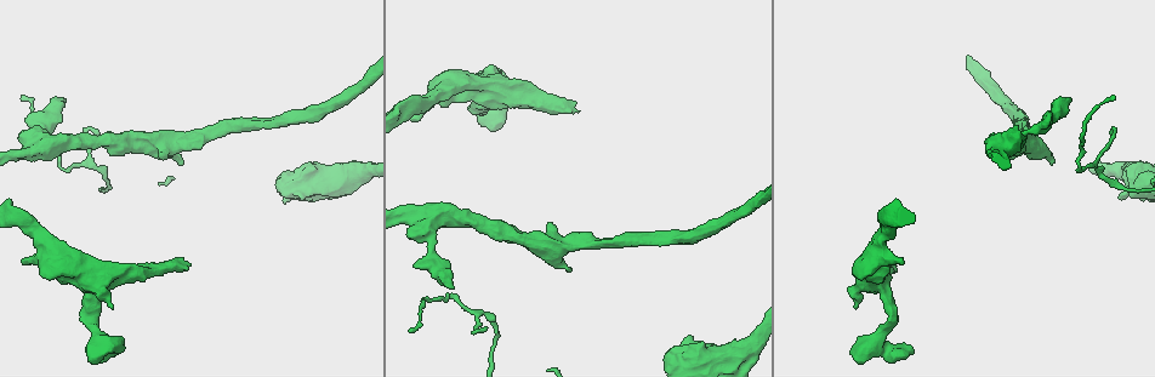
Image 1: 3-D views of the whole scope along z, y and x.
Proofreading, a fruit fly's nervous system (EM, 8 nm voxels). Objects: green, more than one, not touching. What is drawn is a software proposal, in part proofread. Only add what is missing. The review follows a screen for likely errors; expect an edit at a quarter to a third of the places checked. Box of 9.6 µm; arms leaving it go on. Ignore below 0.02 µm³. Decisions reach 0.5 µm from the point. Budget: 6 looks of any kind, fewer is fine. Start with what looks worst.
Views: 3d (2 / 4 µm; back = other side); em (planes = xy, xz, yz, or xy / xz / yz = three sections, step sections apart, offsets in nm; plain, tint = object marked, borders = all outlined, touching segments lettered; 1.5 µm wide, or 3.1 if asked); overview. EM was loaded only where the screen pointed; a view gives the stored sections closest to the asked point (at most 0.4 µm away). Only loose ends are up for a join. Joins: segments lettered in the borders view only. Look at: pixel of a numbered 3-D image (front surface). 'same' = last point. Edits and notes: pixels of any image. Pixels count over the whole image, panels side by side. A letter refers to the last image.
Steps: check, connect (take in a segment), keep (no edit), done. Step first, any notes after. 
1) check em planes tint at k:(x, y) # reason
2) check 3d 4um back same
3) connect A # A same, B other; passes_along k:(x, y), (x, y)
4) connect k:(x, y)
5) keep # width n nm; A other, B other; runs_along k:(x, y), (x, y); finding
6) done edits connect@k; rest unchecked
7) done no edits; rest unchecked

check em planes tint at 1:(578, 113) # branch stops here

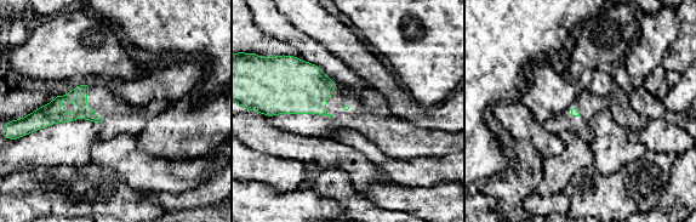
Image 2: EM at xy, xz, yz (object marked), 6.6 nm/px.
check em planes borders same # what lies round it

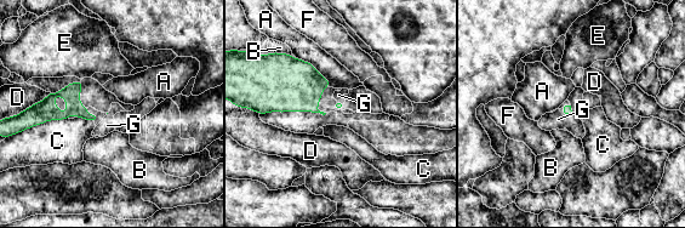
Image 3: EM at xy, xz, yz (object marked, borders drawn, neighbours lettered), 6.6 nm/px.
connect G # A other, B other, C other, D other, E other, F other, G same; the neuron continues

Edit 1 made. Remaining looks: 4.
check overview

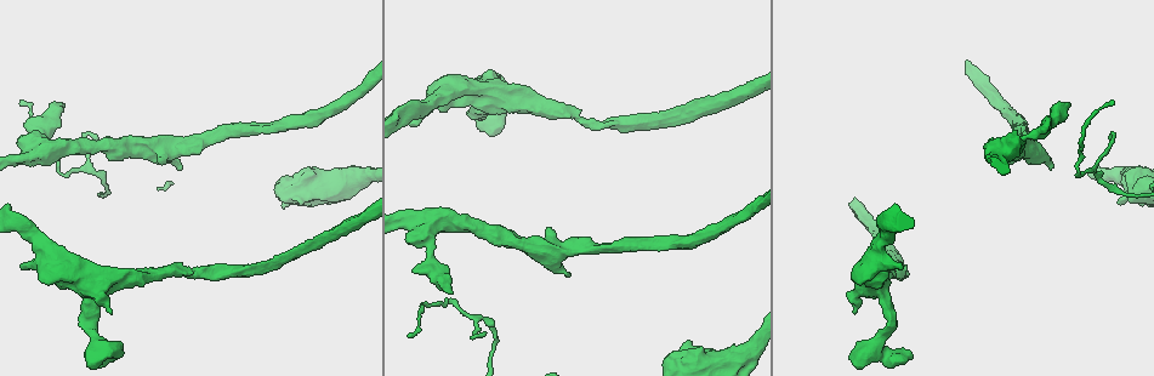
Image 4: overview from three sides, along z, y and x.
check 3d 4um at 4:(410, 125) # branch stops here

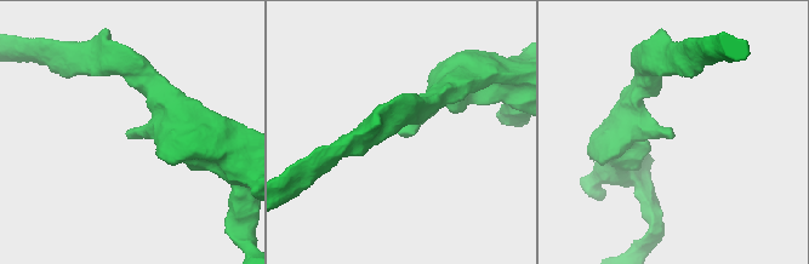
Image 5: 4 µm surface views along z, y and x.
check em planes plain at 5:(405, 133)

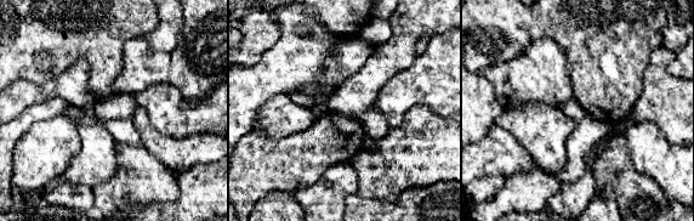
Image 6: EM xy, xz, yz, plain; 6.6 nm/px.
check em planes borders same # what lies round it

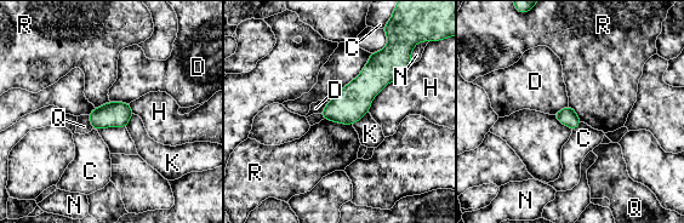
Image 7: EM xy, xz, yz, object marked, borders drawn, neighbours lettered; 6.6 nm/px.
keep # longest_contact H 400 nm; C other, D other, H other, K other, N other, Q other, R other; border 7:(324, 118), (352, 125); no lettered segment goes on from it

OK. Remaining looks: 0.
done edits connect@3; rest unchecked

